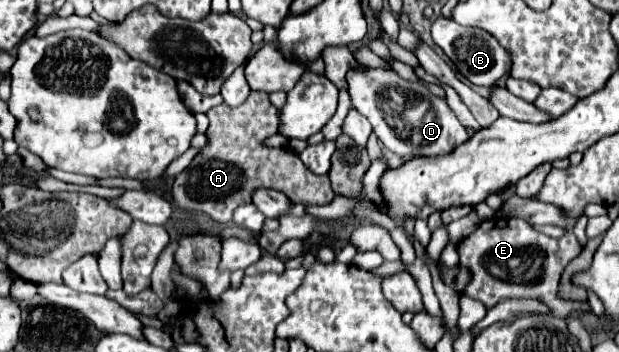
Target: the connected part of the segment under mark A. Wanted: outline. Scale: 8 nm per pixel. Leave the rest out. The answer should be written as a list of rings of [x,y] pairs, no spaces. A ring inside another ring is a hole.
[[[250,91],[242,105],[228,107],[222,103],[206,115],[210,119],[210,127],[206,131],[210,143],[172,185],[172,197],[180,209],[202,211],[218,223],[230,223],[234,209],[250,203],[250,195],[258,187],[282,191],[294,203],[328,205],[334,199],[328,175],[314,175],[290,149],[268,149],[262,145],[264,139],[274,135],[278,129],[278,109],[270,103],[264,91]]]

